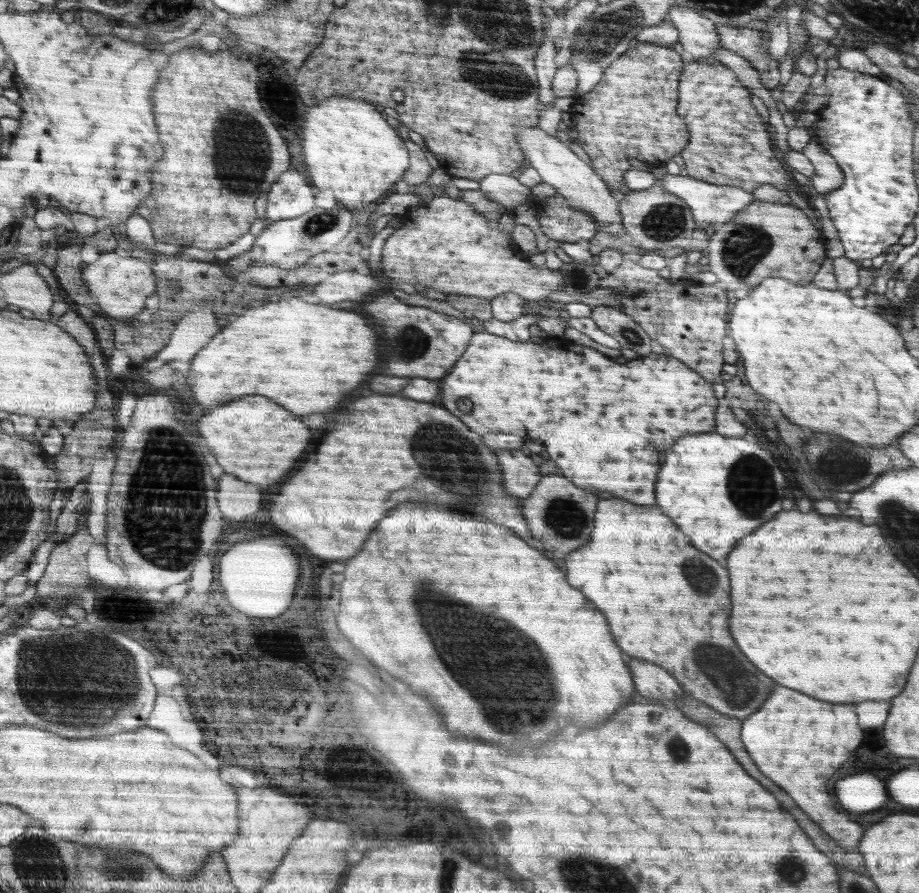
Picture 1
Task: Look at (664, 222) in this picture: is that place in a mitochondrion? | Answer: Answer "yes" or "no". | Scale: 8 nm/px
yes

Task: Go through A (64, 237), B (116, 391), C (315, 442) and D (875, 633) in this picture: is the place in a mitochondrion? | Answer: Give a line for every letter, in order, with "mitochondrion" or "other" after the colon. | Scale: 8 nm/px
A: mitochondrion
B: other
C: other
D: other

